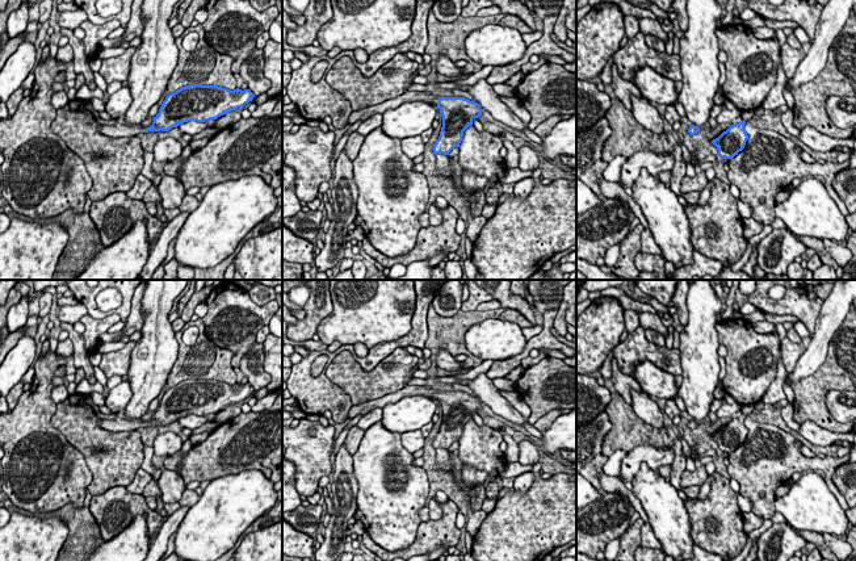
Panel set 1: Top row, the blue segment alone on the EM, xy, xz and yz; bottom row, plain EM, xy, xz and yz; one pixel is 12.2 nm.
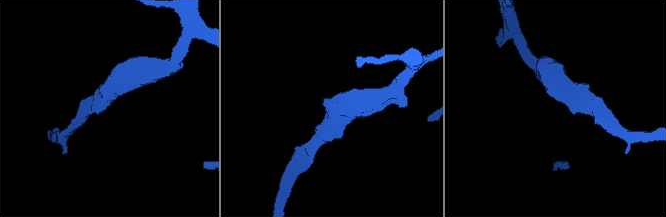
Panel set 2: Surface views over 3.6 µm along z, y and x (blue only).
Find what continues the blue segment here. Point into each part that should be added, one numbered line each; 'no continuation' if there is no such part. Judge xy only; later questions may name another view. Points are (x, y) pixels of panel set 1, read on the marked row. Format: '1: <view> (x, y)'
1: xy (117, 130)

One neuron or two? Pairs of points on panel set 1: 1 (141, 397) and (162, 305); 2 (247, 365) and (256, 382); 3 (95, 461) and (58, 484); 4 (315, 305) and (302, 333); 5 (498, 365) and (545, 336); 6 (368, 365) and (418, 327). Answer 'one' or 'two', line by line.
1: one
2: one
3: two
4: one
5: one
6: one

